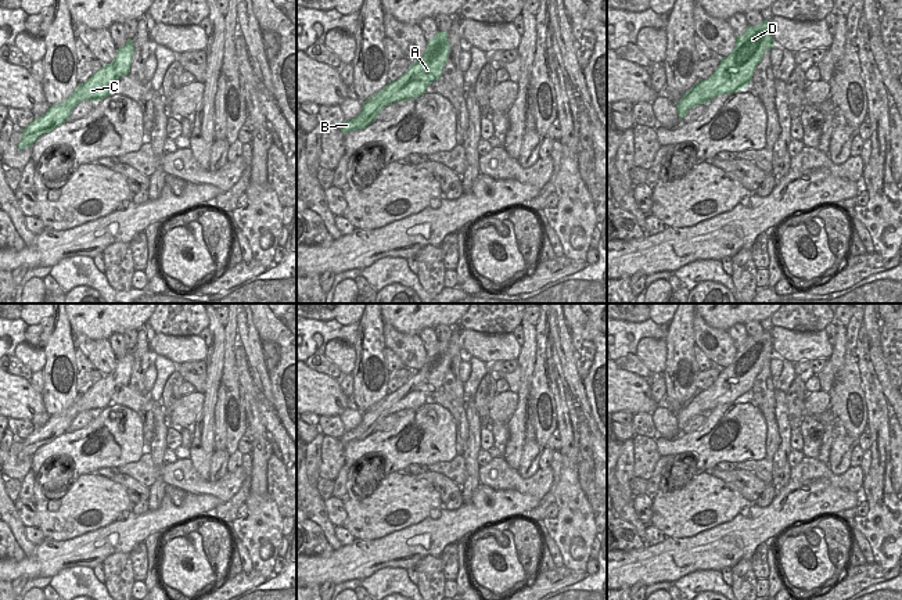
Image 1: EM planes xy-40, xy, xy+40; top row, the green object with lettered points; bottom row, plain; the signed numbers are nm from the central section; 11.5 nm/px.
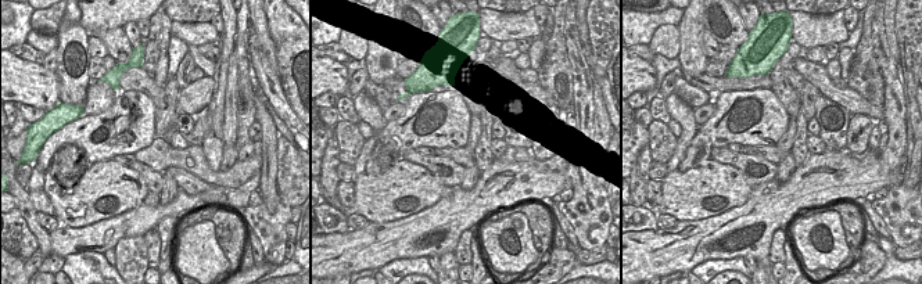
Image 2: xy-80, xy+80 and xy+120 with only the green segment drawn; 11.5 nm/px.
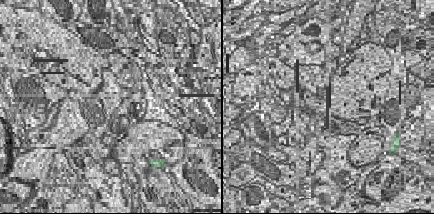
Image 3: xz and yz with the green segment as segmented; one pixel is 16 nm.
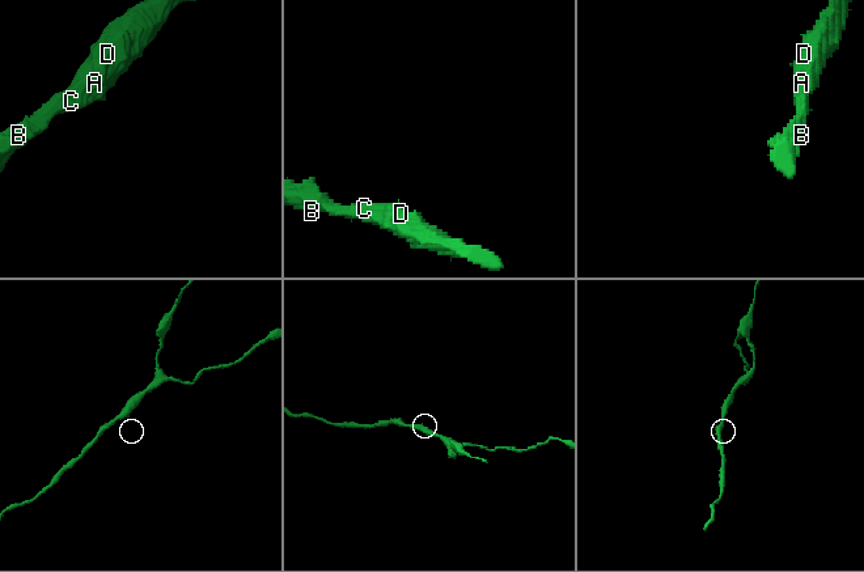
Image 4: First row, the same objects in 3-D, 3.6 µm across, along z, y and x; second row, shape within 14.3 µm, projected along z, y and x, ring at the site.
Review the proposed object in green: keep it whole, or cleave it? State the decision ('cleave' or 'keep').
keep

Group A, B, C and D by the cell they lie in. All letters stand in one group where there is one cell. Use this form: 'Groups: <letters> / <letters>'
Groups: A B C D.

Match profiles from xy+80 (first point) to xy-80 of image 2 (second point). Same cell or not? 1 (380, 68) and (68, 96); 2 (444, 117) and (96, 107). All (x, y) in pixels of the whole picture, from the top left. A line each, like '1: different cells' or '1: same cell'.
1: same cell
2: different cells

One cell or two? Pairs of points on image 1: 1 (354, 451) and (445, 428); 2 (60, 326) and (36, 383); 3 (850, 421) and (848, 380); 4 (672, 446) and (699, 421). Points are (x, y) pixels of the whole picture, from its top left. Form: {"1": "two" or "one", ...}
{"1": "one", "2": "two", "3": "one", "4": "two"}

